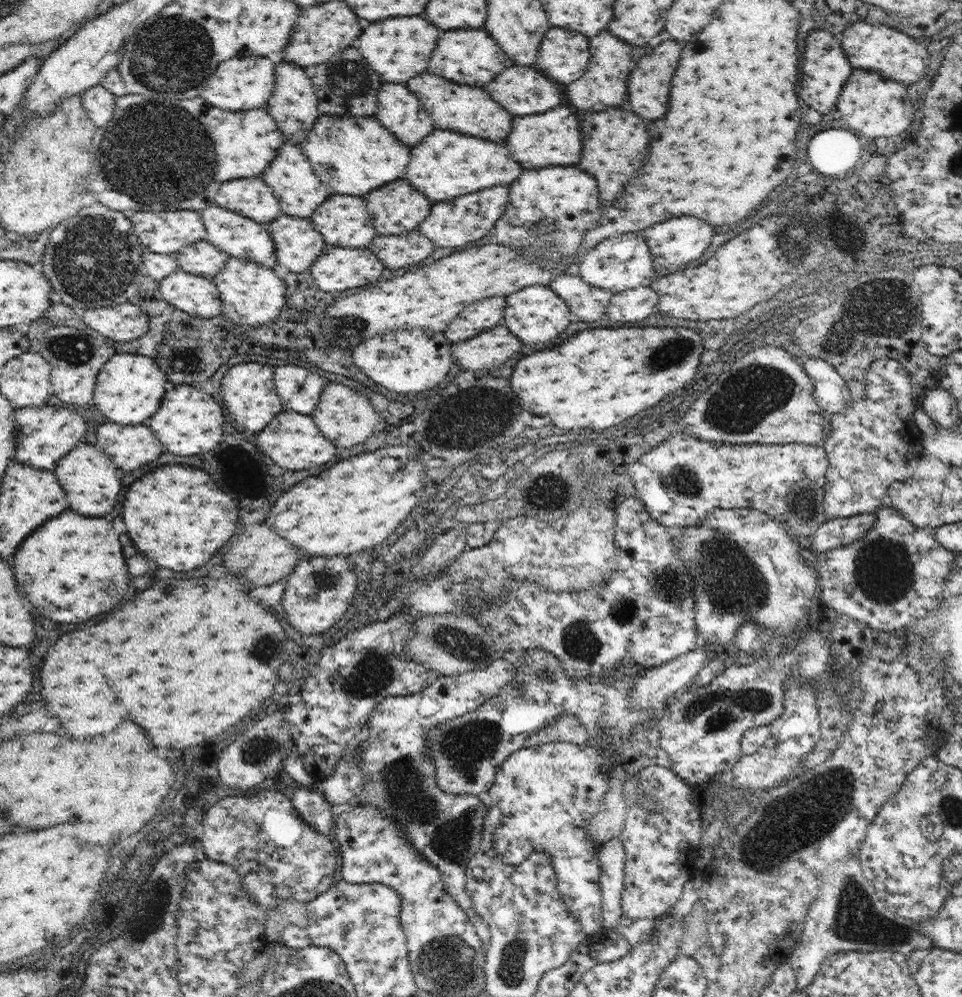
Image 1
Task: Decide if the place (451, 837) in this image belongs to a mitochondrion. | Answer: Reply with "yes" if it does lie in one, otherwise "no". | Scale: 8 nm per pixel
yes

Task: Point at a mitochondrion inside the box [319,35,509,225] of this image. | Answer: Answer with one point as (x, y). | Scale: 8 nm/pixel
(350, 78)

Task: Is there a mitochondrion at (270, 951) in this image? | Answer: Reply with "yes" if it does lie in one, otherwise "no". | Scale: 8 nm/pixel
no

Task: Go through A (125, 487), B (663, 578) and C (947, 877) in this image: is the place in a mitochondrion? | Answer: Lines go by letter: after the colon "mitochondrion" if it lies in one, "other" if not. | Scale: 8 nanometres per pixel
A: other
B: mitochondrion
C: other

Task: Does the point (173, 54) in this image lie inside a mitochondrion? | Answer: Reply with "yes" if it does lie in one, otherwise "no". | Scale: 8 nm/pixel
yes

